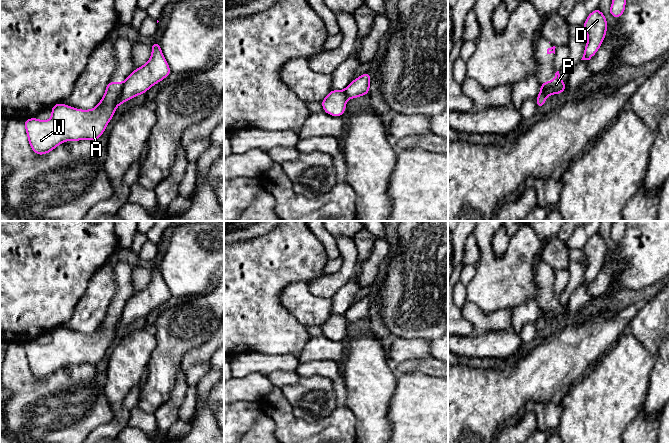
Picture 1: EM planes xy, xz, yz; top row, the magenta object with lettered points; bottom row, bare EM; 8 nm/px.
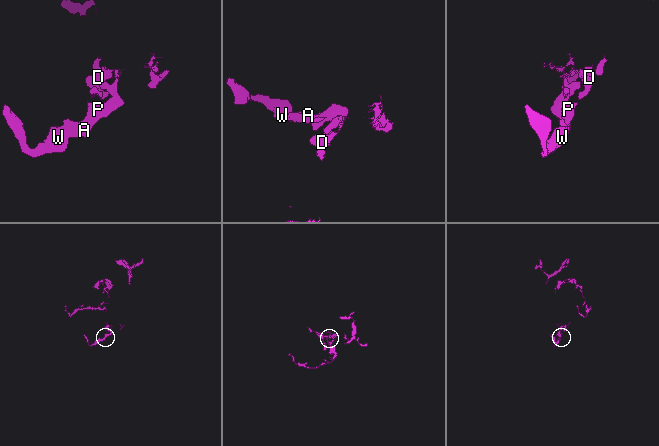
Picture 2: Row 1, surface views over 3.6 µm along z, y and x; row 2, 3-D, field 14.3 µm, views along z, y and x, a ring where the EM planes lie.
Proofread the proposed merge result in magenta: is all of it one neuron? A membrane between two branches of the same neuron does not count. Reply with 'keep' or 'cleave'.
cleave

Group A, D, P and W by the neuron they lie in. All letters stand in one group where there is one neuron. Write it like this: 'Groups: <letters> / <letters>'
Groups: A P W / D

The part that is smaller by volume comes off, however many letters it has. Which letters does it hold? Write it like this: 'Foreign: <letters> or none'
Foreign: A, P, W

